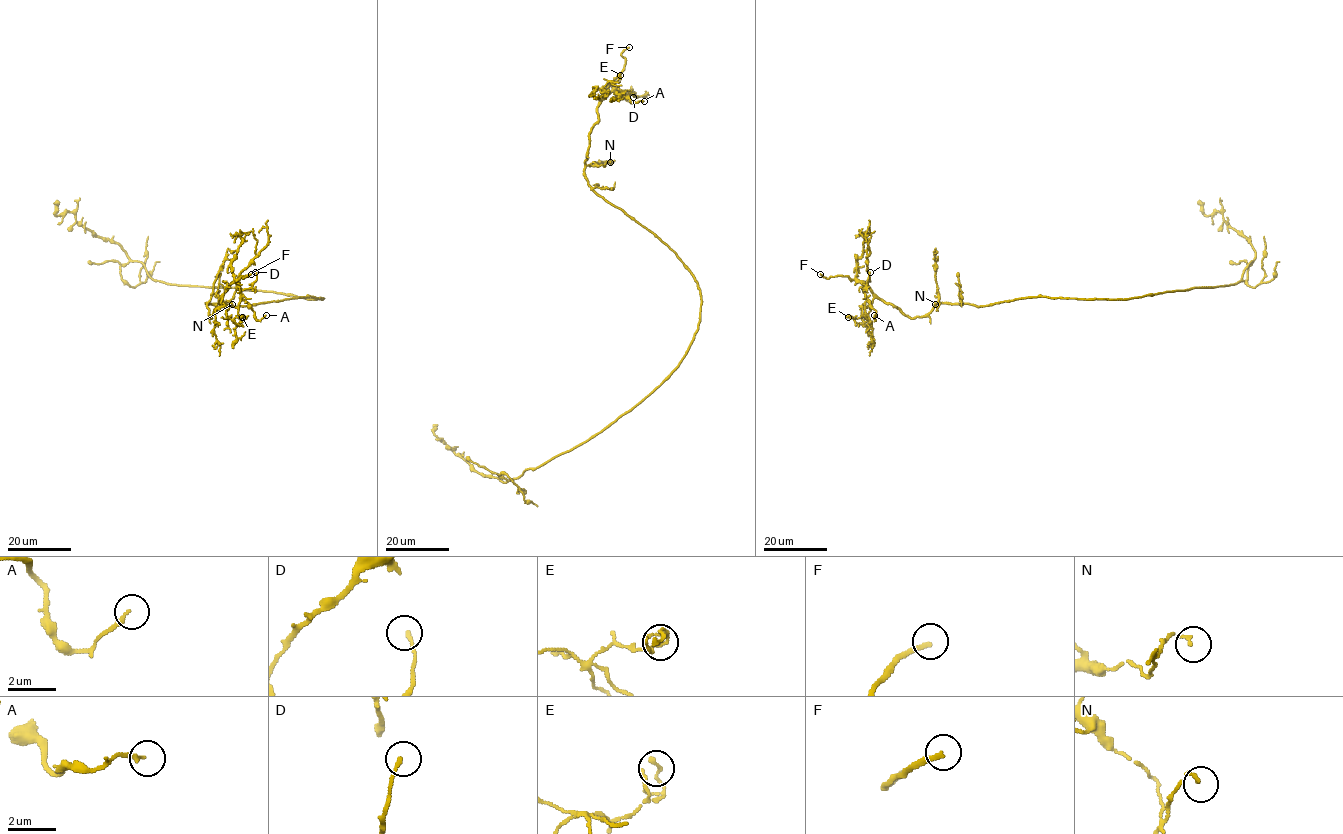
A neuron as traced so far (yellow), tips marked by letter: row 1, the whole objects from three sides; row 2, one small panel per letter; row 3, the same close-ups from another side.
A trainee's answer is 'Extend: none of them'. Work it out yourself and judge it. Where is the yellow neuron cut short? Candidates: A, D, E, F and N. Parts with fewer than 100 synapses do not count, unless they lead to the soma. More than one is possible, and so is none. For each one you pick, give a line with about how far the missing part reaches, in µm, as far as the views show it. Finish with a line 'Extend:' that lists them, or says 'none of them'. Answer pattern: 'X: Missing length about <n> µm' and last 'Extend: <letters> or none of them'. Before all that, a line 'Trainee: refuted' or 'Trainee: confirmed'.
Trainee: refuted
F: Missing length about 35 µm
Extend: F

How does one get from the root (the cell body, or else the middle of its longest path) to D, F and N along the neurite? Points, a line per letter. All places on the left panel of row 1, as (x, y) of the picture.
D: (321, 299), (303, 296), (239, 306), (206, 303), (208, 314), (212, 317), (233, 282), (249, 289), (255, 272)
F: (321, 299), (303, 296), (239, 306), (206, 303), (212, 317), (227, 288), (235, 279), (251, 274)
N: (321, 299), (303, 296), (239, 306), (206, 303), (216, 294), (227, 308), (232, 304)

